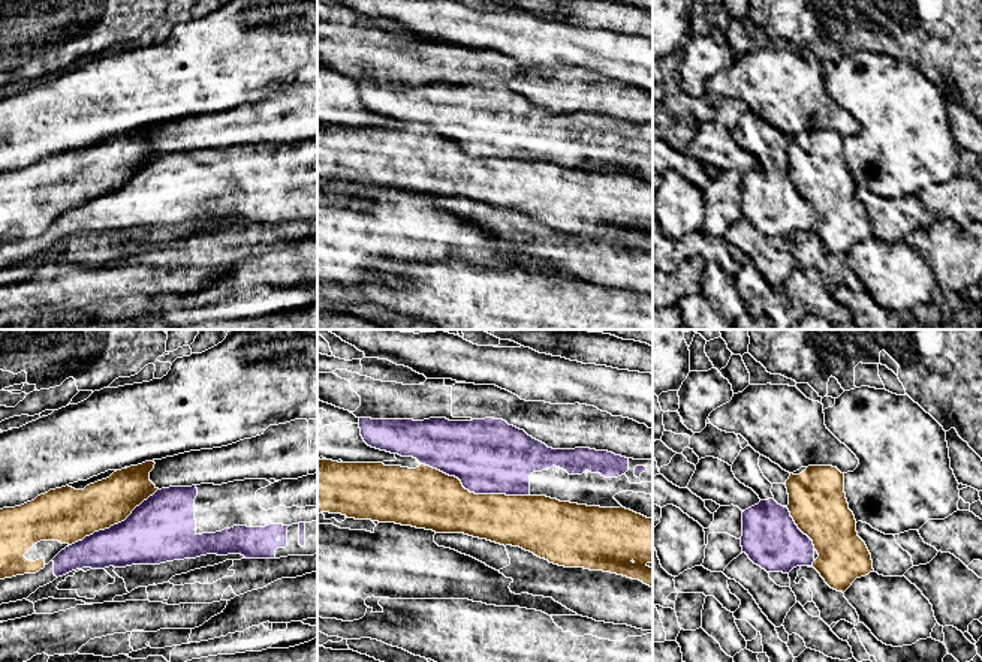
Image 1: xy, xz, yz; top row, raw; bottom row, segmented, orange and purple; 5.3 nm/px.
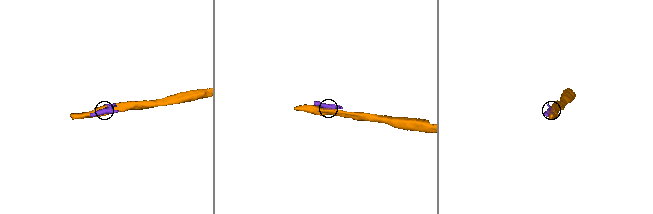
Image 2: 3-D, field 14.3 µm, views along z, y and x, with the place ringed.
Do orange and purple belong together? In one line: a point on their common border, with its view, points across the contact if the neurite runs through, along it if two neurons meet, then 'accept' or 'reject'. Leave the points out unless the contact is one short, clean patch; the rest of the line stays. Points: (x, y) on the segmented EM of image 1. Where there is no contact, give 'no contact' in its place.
xz (473, 493) | reject

